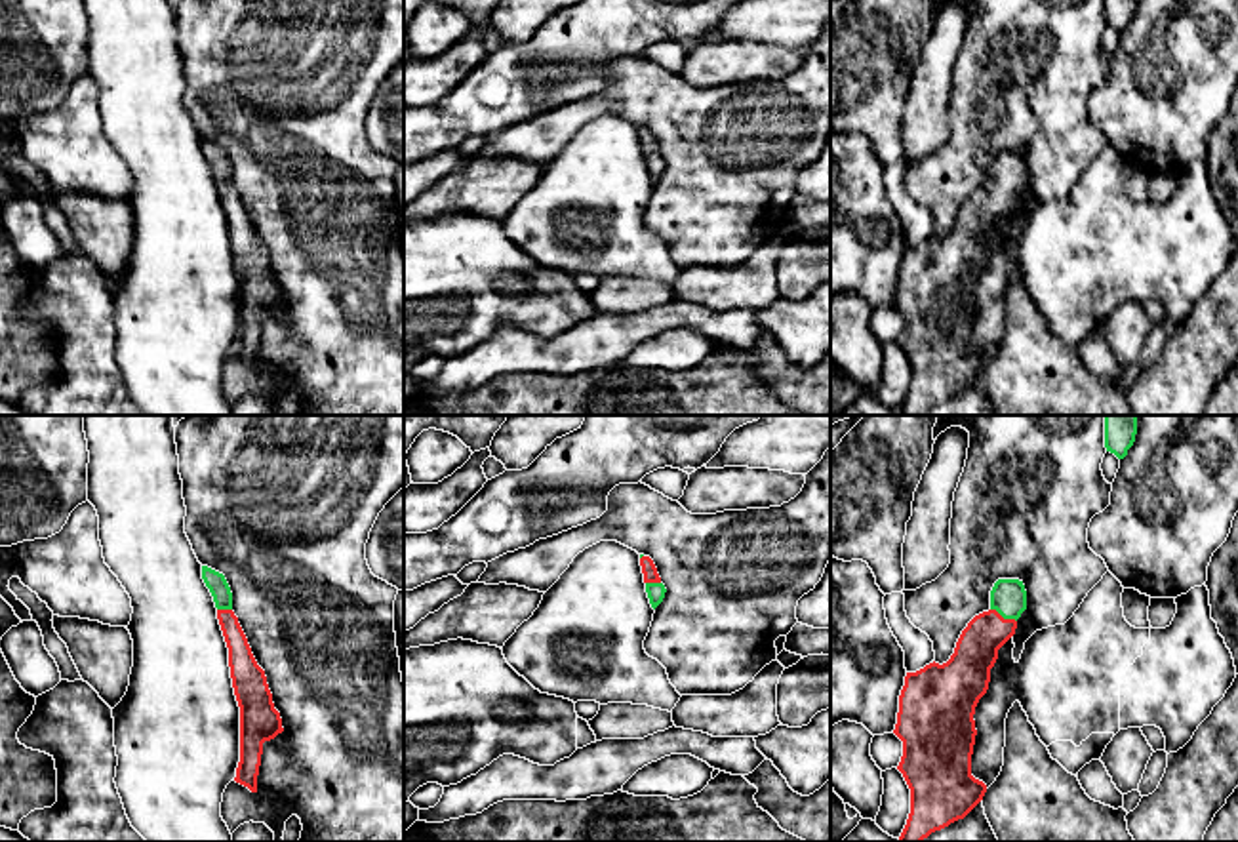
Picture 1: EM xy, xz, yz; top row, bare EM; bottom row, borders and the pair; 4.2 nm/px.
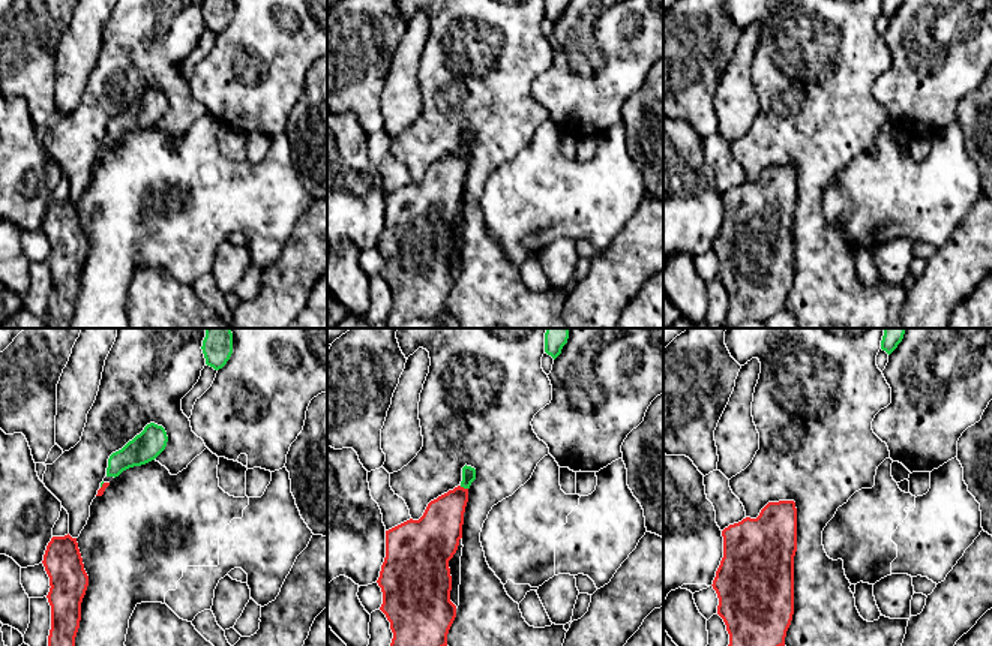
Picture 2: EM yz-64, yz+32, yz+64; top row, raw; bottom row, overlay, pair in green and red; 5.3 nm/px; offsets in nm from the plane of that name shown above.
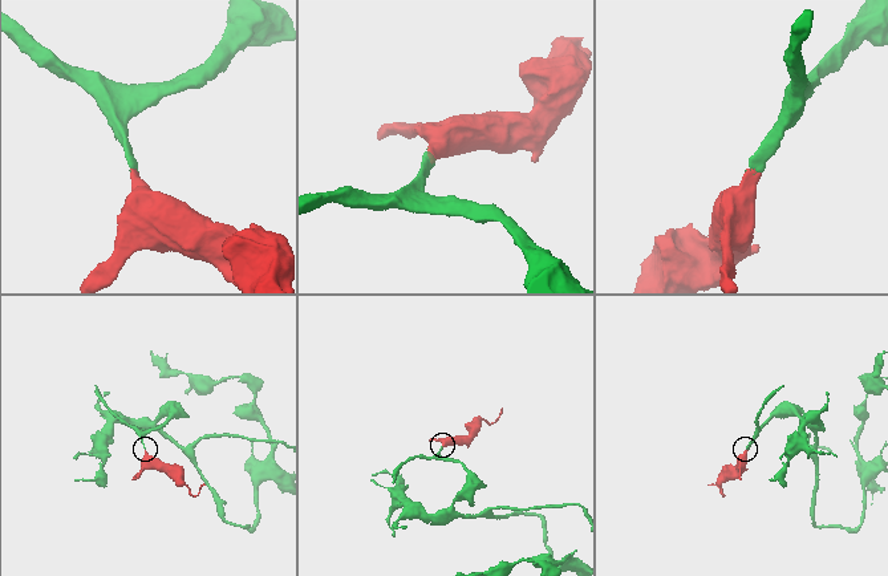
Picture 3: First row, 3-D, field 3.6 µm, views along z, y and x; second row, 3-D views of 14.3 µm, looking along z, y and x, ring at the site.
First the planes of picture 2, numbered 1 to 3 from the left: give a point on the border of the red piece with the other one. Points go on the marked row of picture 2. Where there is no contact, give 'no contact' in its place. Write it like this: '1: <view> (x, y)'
1: yz-64 (101, 486)
2: yz+32 (464, 487)
3: no contact

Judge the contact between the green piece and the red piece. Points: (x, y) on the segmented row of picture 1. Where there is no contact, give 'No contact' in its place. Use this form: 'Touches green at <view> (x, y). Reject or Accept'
Touches green at yz (1004, 618). Accept

